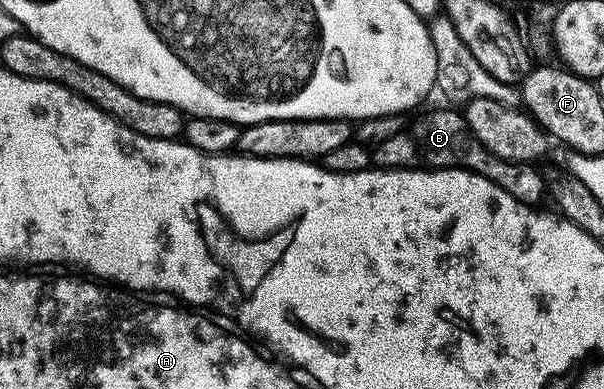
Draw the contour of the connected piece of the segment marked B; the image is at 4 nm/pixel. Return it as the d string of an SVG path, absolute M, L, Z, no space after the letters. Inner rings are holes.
M435 109L432 113L427 113L415 126L408 128L402 133L393 135L393 139L385 139L385 143L374 146L373 161L378 168L381 169L406 169L408 167L458 167L460 169L470 169L472 173L481 175L485 179L489 179L493 183L497 183L497 187L501 187L505 191L509 191L509 195L513 195L513 199L517 199L521 203L535 207L540 203L543 193L545 197L545 185L543 189L543 177L535 170L536 166L531 163L521 161L506 161L497 155L490 153L481 142L469 131L467 120L463 118L462 112L454 113L451 109Z

